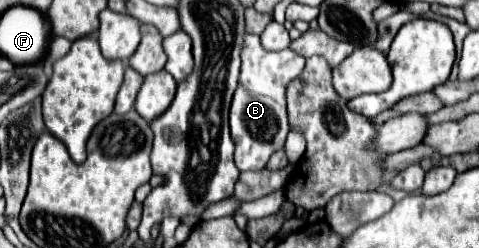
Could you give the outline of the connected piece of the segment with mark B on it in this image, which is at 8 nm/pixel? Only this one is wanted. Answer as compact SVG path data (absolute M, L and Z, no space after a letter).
M246 35L242 49L242 71L238 89L230 107L230 131L236 145L234 161L240 171L258 171L266 167L270 155L284 147L286 135L290 131L288 111L286 111L286 89L298 73L304 71L306 59L292 49L286 51L266 51L260 45L258 35Z

